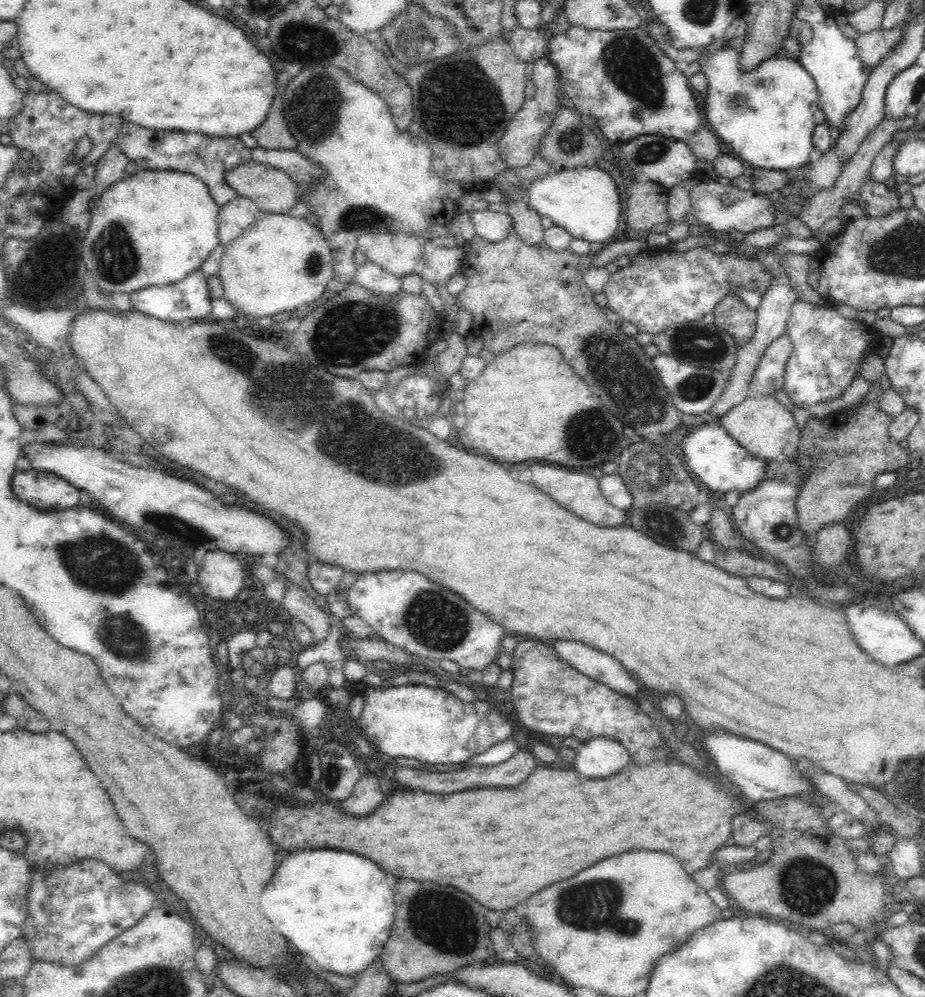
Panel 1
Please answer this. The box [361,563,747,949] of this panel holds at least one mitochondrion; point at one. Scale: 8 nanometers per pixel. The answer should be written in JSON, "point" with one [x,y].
{"point":[435,620]}

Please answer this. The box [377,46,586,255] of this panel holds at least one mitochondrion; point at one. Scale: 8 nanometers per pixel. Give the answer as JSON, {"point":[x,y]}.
{"point":[460,139]}

